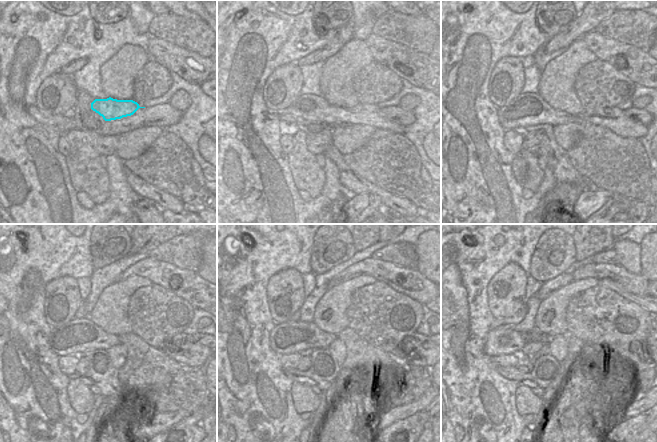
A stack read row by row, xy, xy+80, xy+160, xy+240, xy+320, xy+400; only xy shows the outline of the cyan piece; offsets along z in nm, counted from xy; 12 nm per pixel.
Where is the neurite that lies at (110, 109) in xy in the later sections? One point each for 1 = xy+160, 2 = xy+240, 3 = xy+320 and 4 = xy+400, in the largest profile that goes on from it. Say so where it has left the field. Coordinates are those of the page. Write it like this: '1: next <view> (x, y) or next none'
1: next xy+160 (528, 109)
2: next xy+240 (79, 335)
3: next xy+320 (291, 337)
4: next xy+400 (499, 342)

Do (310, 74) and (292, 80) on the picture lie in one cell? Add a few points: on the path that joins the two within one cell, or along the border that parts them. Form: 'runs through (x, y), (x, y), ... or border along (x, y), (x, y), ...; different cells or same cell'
border along (299, 67), (302, 73), (301, 94); different cells

